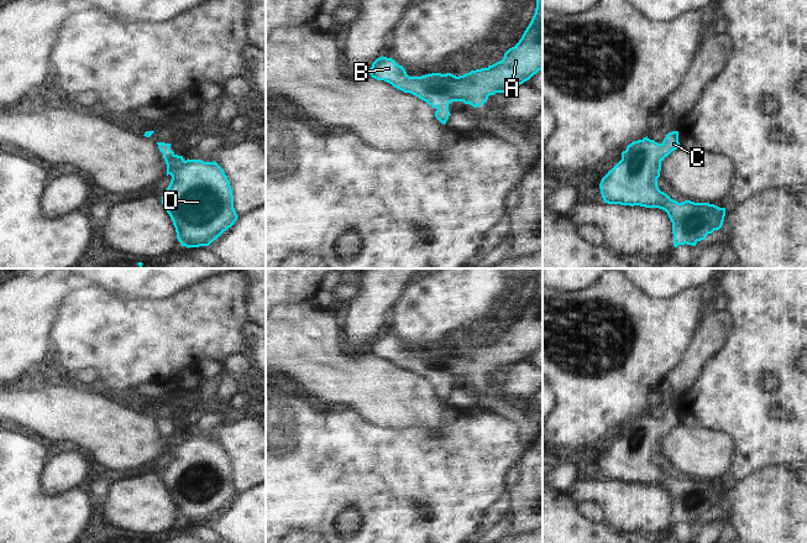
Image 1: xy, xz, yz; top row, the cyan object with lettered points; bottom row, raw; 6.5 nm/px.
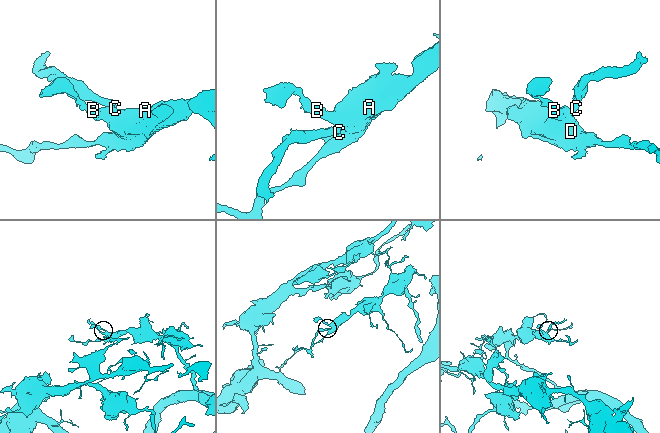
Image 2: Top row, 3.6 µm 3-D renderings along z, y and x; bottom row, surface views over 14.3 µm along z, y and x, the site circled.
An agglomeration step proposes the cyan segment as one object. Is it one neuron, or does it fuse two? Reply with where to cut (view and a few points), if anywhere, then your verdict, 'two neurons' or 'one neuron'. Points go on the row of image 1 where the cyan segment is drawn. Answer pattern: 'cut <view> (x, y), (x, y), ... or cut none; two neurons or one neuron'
cut none; one neuron

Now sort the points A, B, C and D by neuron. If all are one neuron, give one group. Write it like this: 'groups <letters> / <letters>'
groups A B C D

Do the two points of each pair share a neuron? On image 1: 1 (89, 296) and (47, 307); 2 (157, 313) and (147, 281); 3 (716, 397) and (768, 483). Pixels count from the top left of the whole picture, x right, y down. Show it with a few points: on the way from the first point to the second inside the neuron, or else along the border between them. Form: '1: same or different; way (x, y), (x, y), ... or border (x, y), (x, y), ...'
1: different; border (78, 281), (63, 299), (57, 319), (50, 330)
2: different; border (181, 290), (172, 296), (160, 299), (125, 298)
3: different; border (789, 465), (765, 465), (734, 483)

